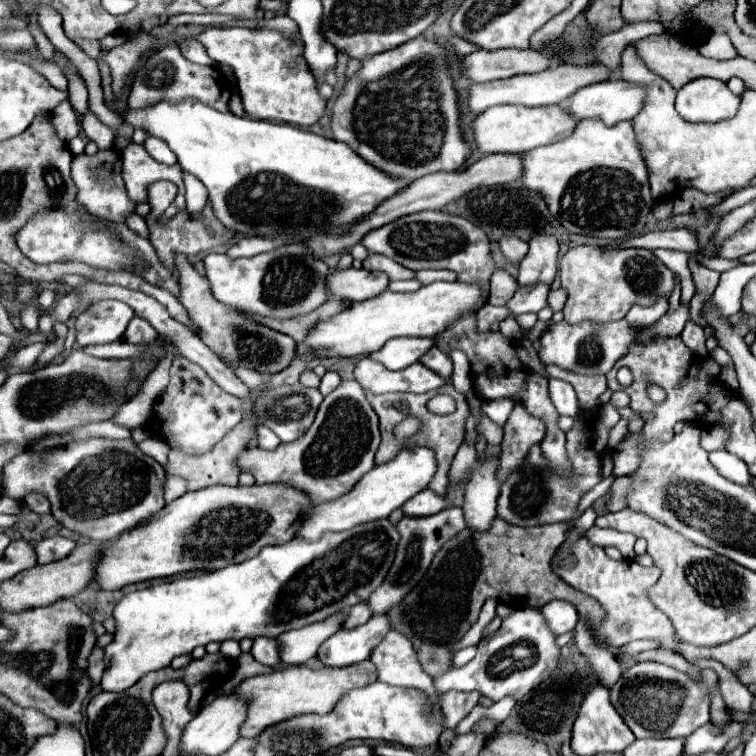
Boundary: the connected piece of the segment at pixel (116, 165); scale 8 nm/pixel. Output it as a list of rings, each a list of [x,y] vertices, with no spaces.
[[[104,150],[94,156],[80,154],[72,160],[72,180],[78,188],[78,202],[84,204],[94,216],[100,216],[110,222],[124,222],[128,212],[134,212],[134,202],[128,198],[122,176],[120,176],[122,160],[114,150]]]

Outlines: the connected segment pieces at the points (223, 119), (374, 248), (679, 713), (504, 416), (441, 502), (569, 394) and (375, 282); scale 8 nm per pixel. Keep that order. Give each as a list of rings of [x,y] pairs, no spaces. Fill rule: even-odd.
[[[184,98],[180,102],[160,100],[148,108],[126,108],[124,122],[134,130],[144,130],[148,136],[164,140],[176,154],[178,164],[194,174],[210,194],[216,218],[236,232],[254,236],[274,236],[296,226],[350,226],[358,218],[370,214],[382,200],[390,198],[406,186],[404,180],[394,180],[378,168],[366,164],[348,144],[322,138],[288,124],[266,120],[240,118],[230,112],[218,112],[206,104]]]
[[[432,210],[408,214],[378,230],[372,230],[370,234],[364,236],[362,244],[368,248],[368,252],[388,256],[410,270],[422,270],[422,268],[452,270],[458,274],[458,282],[480,284],[484,296],[488,296],[490,276],[494,272],[494,262],[488,254],[490,242],[488,236],[476,224],[464,220],[462,216],[452,216],[446,212],[432,212]]]
[[[638,662],[626,668],[620,680],[610,688],[610,702],[636,738],[686,738],[710,720],[706,686],[716,682],[716,674],[704,670],[702,678],[704,684],[696,684],[690,676],[666,664]]]
[[[486,400],[482,404],[482,412],[488,414],[488,418],[494,420],[498,426],[504,426],[508,422],[508,418],[512,414],[512,408],[514,408],[512,400],[496,400],[496,402]]]
[[[424,490],[406,502],[402,506],[402,512],[404,512],[404,516],[432,516],[432,514],[436,514],[448,506],[450,504],[446,498],[434,494],[432,490]]]
[[[550,378],[550,398],[562,416],[576,416],[578,400],[574,388],[568,382]]]
[[[346,268],[332,270],[328,274],[328,292],[340,300],[368,300],[382,294],[388,288],[388,278],[382,272],[366,272],[364,268]]]

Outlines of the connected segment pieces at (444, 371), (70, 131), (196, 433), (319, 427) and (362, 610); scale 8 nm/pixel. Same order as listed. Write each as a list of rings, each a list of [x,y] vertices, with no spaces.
[[[432,346],[432,348],[420,358],[420,364],[424,364],[428,370],[436,372],[440,378],[444,378],[446,382],[450,382],[452,360],[450,360],[450,356],[446,356],[444,352],[440,352],[436,346]]]
[[[68,100],[60,102],[50,112],[50,120],[52,120],[52,128],[56,128],[56,136],[60,136],[60,140],[64,140],[64,142],[68,142],[70,138],[78,136],[78,132],[80,132],[78,114],[72,110]]]
[[[176,356],[170,366],[170,384],[154,400],[152,416],[146,428],[166,440],[172,448],[200,454],[210,450],[228,430],[242,420],[242,400],[224,392],[208,374],[194,362]]]
[[[342,380],[318,408],[314,424],[294,442],[280,444],[268,452],[262,448],[244,448],[236,458],[242,472],[250,472],[256,484],[288,484],[302,490],[312,504],[340,498],[374,466],[374,454],[380,444],[378,416],[368,404],[356,380]]]
[[[360,602],[360,604],[356,604],[356,606],[350,608],[350,616],[348,616],[344,628],[360,626],[360,624],[364,624],[370,616],[372,616],[372,612],[370,612],[370,608],[368,608],[368,602]]]

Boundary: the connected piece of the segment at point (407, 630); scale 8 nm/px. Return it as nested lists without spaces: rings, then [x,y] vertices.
[[[496,518],[488,532],[472,532],[472,528],[458,532],[434,556],[420,584],[416,584],[396,608],[386,612],[392,630],[408,636],[420,664],[432,678],[450,666],[452,654],[448,652],[448,644],[464,636],[488,598],[498,598],[512,608],[540,608],[550,600],[568,600],[586,618],[592,630],[592,626],[604,618],[602,608],[596,600],[574,590],[550,570],[550,560],[564,542],[566,528],[564,522],[520,528]]]

